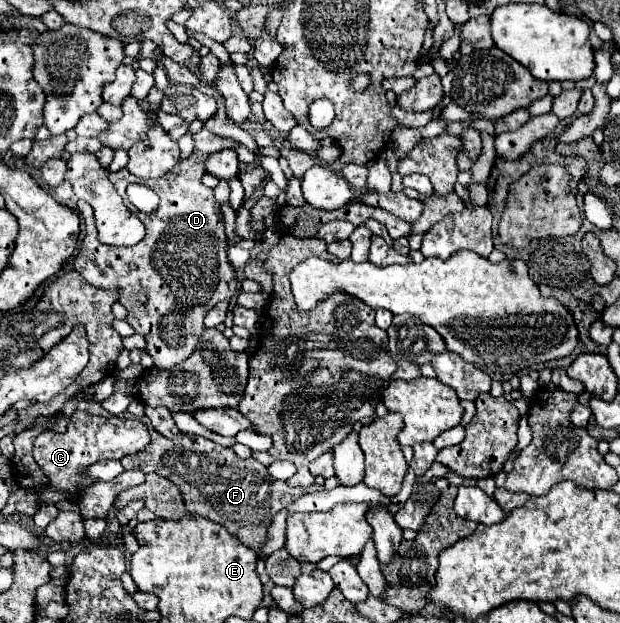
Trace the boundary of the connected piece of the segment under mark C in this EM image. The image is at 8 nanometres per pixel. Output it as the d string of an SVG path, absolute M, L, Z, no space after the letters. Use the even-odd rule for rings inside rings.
M74 412L66 432L46 430L34 440L34 460L48 476L50 486L68 494L68 500L78 502L78 494L92 486L96 480L86 478L84 472L102 460L120 460L122 456L140 452L150 442L148 428L140 420L120 416L94 416L88 412Z

